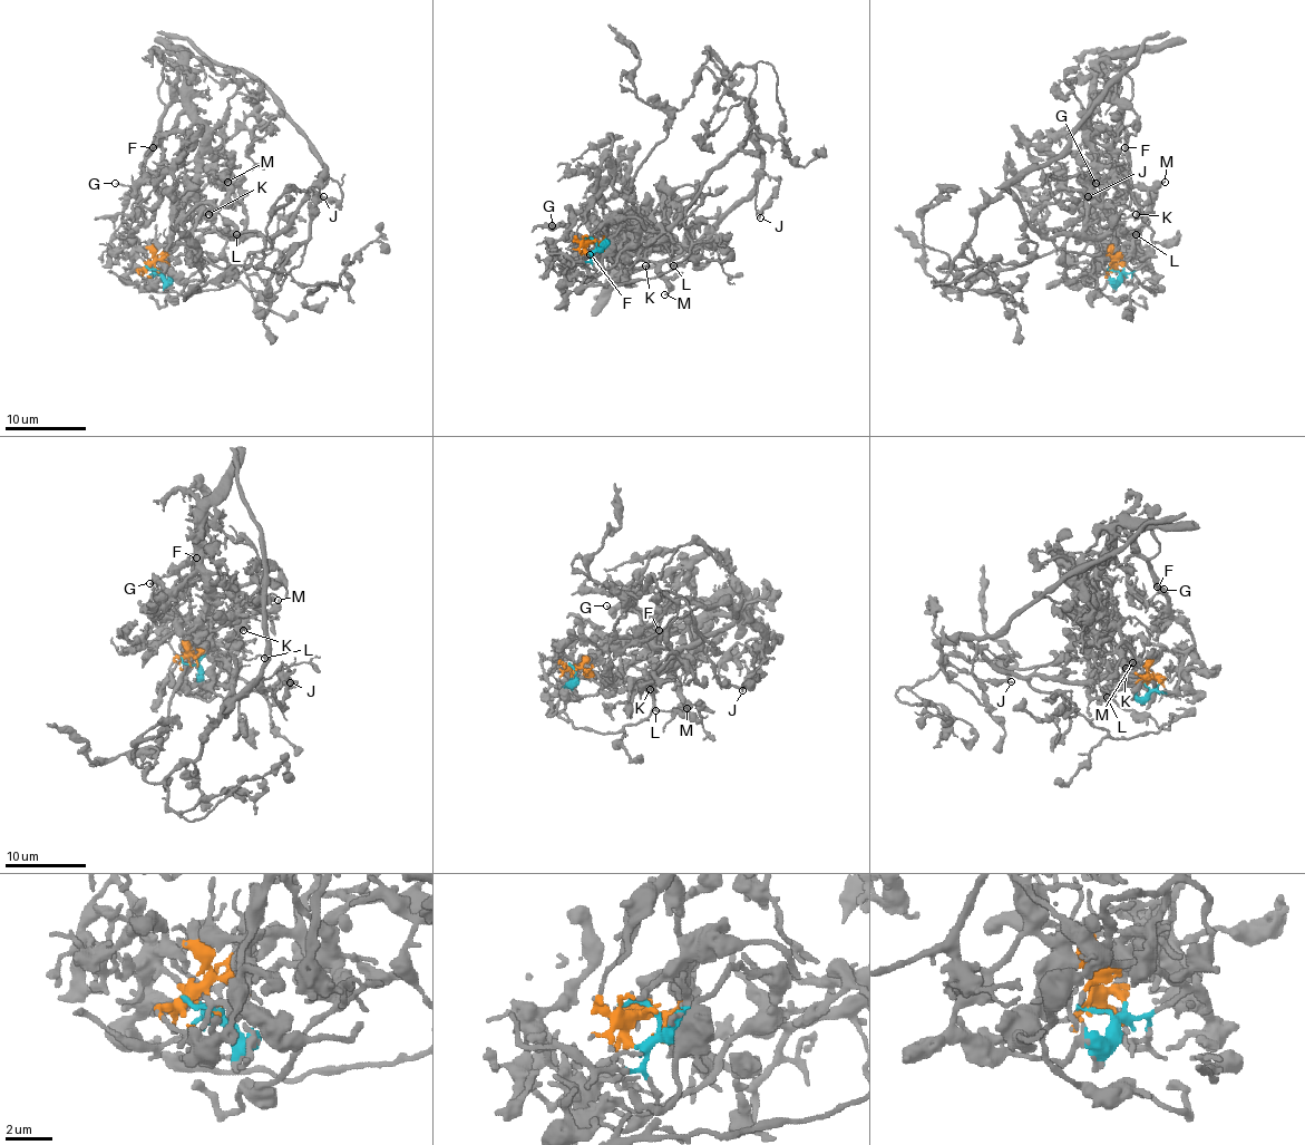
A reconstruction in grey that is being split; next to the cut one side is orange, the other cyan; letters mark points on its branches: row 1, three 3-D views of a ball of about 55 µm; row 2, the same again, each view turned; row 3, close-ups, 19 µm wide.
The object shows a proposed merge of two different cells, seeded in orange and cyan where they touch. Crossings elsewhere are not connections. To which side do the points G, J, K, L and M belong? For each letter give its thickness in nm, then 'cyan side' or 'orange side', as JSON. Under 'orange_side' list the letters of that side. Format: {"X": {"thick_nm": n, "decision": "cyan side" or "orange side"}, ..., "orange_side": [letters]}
{"G": {"thick_nm": 170, "decision": "orange side"}, "J": {"thick_nm": 240, "decision": "cyan side"}, "K": {"thick_nm": 240, "decision": "cyan side"}, "L": {"thick_nm": 140, "decision": "cyan side"}, "M": {"thick_nm": 200, "decision": "cyan side"}, "orange_side": ["G"]}

